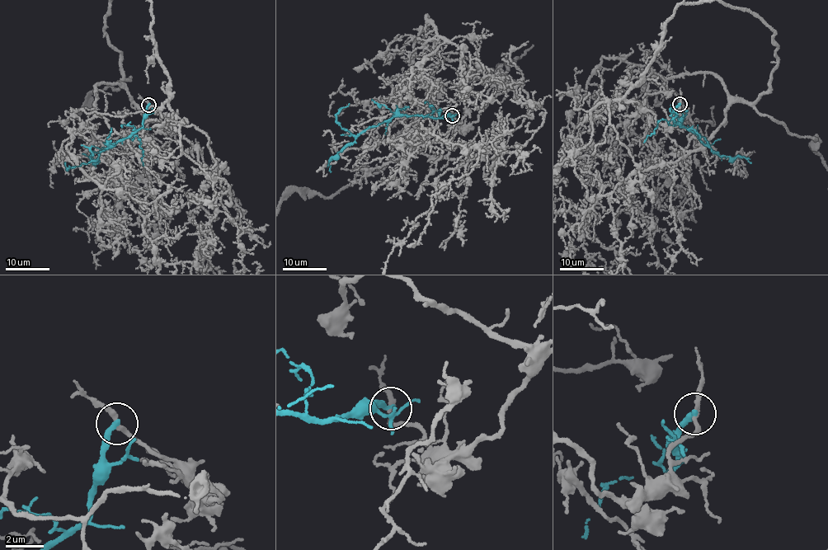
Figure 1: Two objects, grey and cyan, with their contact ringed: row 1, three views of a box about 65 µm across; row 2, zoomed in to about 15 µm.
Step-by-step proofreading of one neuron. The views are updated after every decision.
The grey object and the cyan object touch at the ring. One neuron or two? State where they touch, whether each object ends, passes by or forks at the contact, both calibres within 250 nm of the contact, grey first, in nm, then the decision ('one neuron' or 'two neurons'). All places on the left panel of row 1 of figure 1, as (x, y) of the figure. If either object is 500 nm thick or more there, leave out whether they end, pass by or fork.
place (148, 105); grey passes by; cyan ends; calibres 200 and 320 nm; two neurons

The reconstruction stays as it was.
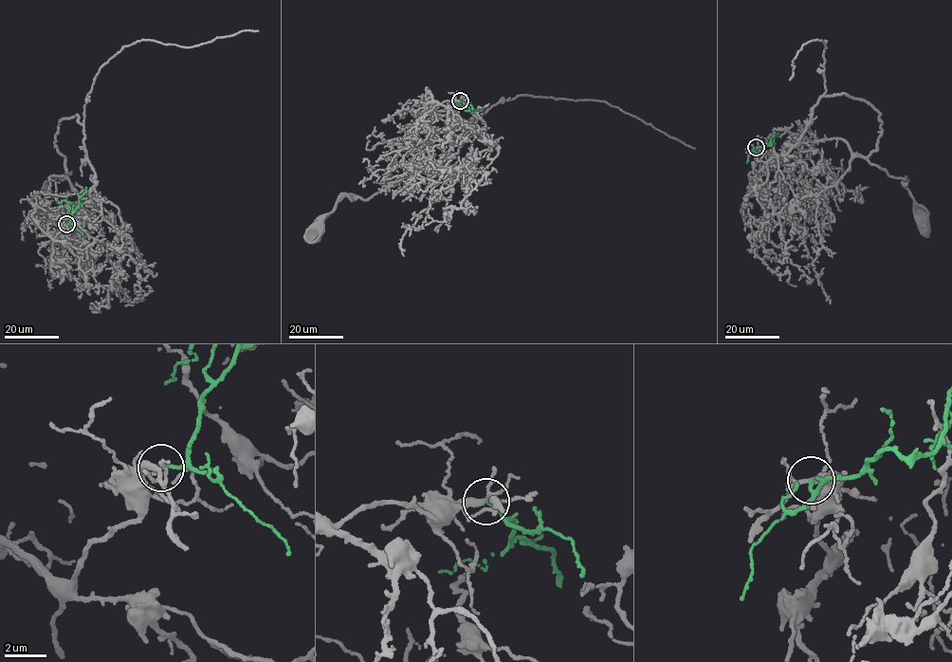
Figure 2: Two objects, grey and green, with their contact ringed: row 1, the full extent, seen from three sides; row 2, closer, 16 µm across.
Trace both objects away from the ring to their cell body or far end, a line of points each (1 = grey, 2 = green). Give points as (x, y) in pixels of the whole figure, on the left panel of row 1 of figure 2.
1: (66, 224), (54, 239), (31, 214), (49, 195), (50, 177), (71, 172), (46, 183), (39, 196), (42, 217)
2: (66, 224), (78, 207), (69, 202), (70, 209), (66, 212)

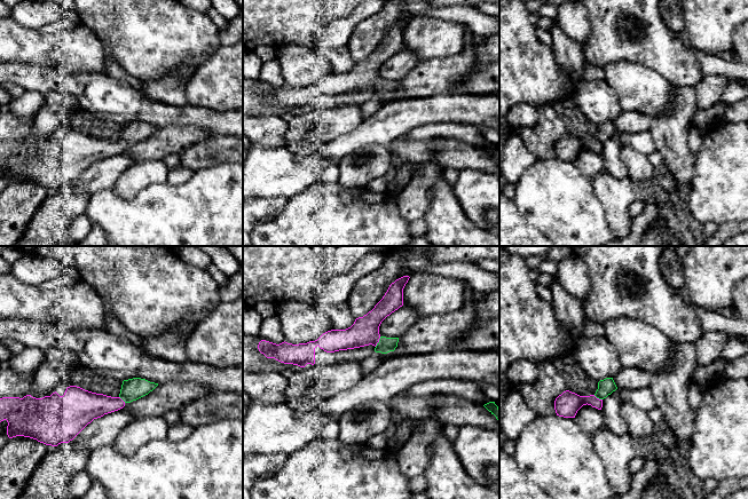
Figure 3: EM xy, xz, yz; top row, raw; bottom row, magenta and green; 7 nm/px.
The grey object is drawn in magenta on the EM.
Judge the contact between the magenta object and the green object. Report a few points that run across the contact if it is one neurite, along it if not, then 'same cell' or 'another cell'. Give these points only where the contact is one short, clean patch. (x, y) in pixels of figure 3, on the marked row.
line xz (364, 331), (378, 341), (385, 345); same cell

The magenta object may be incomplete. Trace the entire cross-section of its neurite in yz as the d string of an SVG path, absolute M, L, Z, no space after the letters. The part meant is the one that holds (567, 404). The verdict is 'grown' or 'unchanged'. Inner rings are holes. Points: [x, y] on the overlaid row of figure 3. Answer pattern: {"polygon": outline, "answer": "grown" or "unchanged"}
{"polygon": "M606 378L598 382L598 389L595 395L580 396L569 390L564 391L554 401L557 415L564 418L575 418L577 411L583 405L591 405L598 410L603 407L603 399L617 389L613 378Z", "answer": "grown"}

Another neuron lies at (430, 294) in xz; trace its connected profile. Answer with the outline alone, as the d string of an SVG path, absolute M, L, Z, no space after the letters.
M415 272L403 288L403 304L412 308L419 318L458 311L464 304L466 283L442 275Z

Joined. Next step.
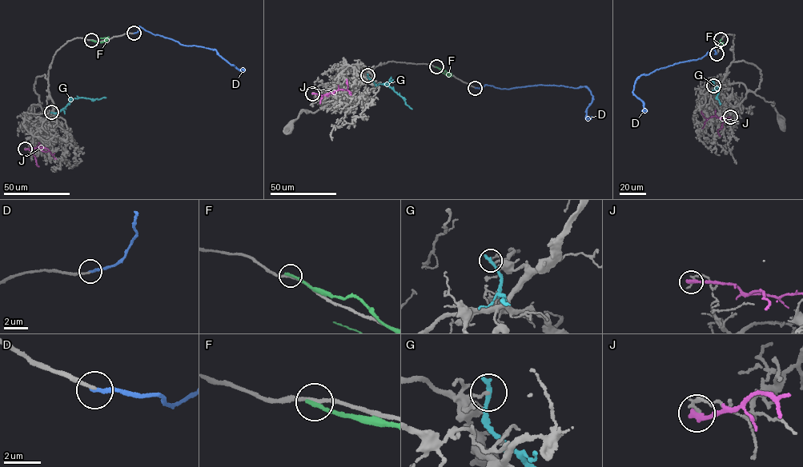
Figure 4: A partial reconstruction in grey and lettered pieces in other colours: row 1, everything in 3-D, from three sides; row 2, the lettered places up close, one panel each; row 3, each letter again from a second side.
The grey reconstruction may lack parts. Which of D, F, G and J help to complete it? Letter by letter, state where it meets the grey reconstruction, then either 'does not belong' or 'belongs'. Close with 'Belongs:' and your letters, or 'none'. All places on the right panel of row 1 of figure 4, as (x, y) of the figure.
D: (716, 53) | belongs
F: (720, 39) | does not belong
G: (713, 85) | does not belong
J: (730, 117) | does not belong
Belongs: D

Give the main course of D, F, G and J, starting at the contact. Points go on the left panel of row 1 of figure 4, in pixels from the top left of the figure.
D: (134, 33), (139, 26), (181, 44), (214, 49), (230, 63), (244, 70)
F: (91, 40), (102, 42), (108, 37), (98, 37)
G: (51, 112), (60, 110), (74, 98), (106, 97)
J: (25, 149), (43, 147), (56, 159)

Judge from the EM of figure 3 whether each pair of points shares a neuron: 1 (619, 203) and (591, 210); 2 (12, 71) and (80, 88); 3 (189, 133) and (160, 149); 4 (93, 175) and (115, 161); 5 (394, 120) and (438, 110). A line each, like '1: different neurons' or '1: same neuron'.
1: different neurons
2: same neuron
3: same neuron
4: same neuron
5: same neuron

